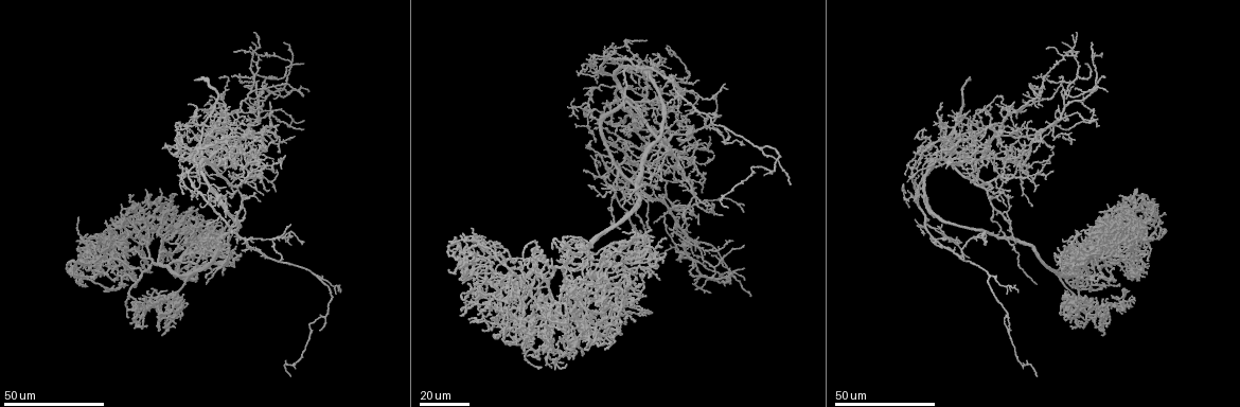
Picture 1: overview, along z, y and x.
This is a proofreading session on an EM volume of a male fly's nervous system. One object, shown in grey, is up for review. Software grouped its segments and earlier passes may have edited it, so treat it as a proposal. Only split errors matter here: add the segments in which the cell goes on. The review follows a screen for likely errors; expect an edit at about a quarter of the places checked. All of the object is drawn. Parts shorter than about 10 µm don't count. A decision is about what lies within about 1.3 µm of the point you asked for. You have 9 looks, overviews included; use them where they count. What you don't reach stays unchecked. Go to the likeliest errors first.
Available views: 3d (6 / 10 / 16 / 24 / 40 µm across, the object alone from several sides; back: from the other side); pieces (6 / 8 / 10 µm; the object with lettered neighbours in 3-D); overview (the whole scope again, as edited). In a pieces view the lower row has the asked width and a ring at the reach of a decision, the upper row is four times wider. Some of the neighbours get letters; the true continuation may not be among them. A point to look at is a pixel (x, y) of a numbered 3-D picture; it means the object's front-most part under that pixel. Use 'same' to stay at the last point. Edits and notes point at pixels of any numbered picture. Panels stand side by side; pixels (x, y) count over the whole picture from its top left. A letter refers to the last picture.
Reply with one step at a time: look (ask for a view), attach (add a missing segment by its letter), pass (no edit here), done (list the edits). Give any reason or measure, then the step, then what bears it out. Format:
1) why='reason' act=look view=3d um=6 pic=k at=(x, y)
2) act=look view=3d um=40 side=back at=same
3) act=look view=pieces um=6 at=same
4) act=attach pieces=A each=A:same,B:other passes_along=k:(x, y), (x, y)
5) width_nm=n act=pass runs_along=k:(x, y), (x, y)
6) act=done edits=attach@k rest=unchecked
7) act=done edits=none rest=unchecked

why='long arm stops here' act=look view=3d um=24 pic=1 at=(196, 81)

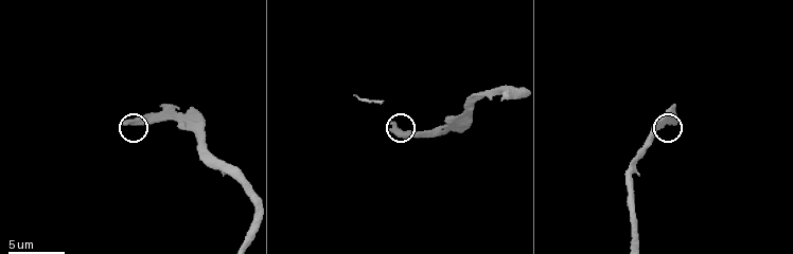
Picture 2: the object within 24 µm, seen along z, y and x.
why='zoom in' act=look view=3d um=6 pic=2 at=(124, 124)

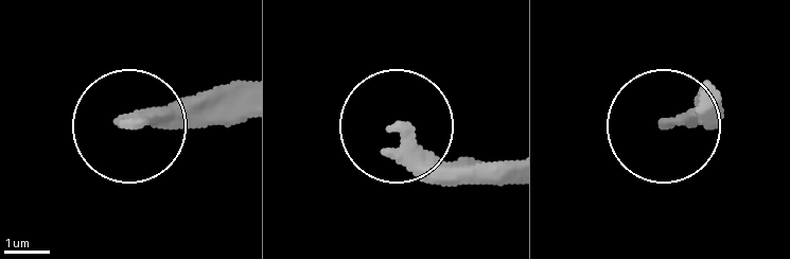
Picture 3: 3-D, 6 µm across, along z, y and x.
act=look view=pieces um=10 pic=3 at=(392, 126)

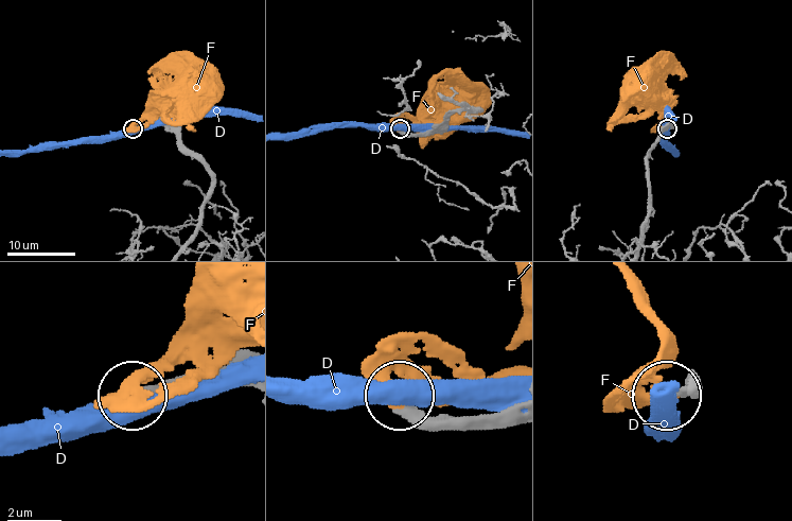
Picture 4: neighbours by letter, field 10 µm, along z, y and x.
width_nm=240 act=attach pieces=F each=D:other,F:same found='it goes on there'

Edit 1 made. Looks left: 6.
act=look view=overview

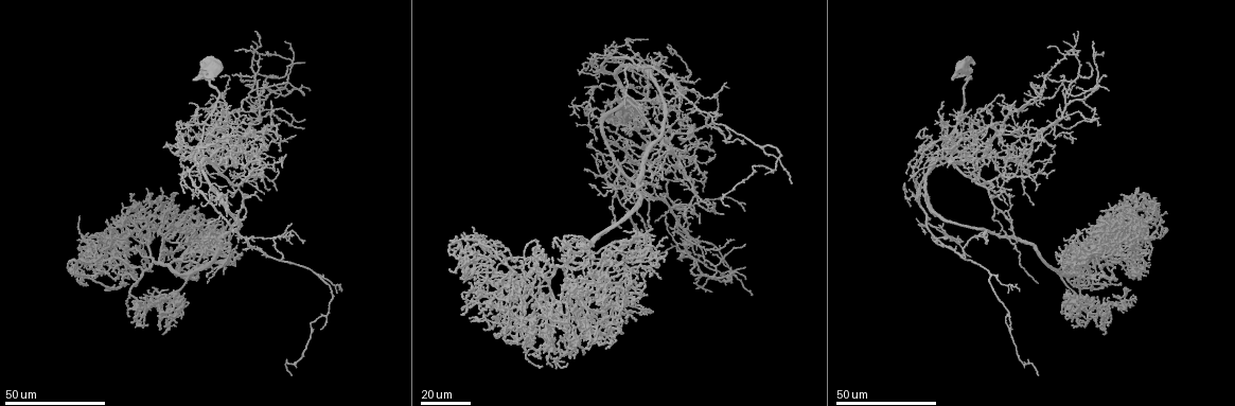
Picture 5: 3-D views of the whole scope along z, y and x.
why='an open end' act=look view=3d um=24 pic=5 at=(99, 232)

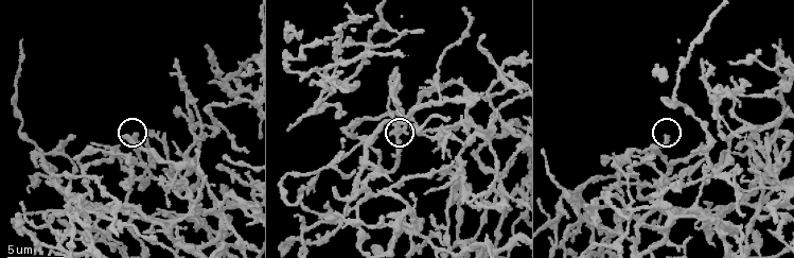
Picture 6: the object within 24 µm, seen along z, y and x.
why='what lies round it' act=look view=pieces um=8 pic=6 at=(390, 134)

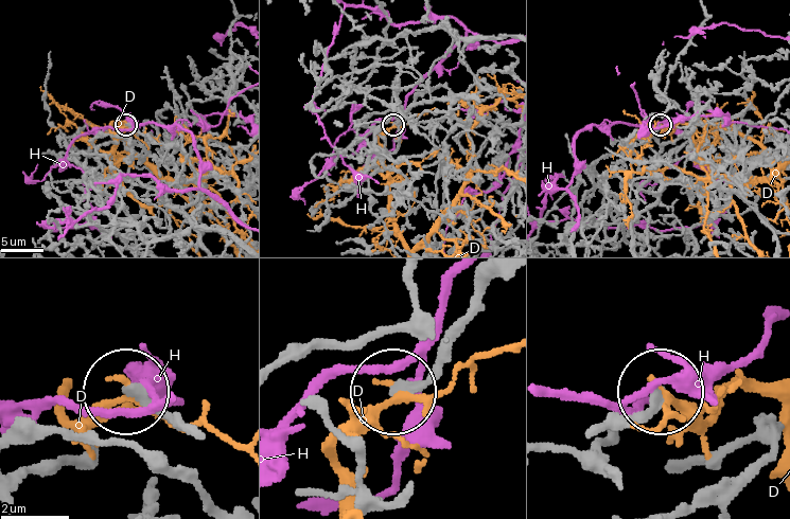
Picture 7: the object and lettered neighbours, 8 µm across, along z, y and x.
width_nm=300 act=pass each=D:other,H:other runs_along=7:(206, 207), (210, 198), (189, 157), (127, 126) found='none of them fits'

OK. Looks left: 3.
why='branch stops here' act=look view=pieces um=6 pic=6 at=(177, 62)

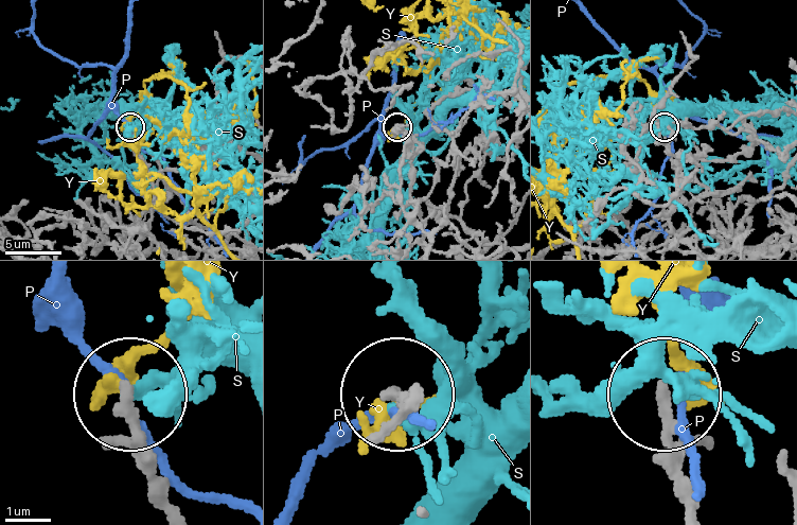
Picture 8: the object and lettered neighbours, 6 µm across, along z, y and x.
act=pass each=P:other,S:other,Y:other runs_along=8:(177, 504), (135, 394) found='none of them fits'

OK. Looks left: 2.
why='branch stops here' act=look view=3d um=24 pic=5 at=(133, 214)

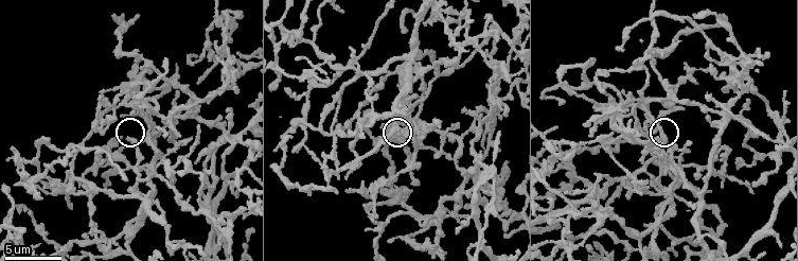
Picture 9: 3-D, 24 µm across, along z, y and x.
act=look view=pieces um=8 pic=9 at=(130, 140)

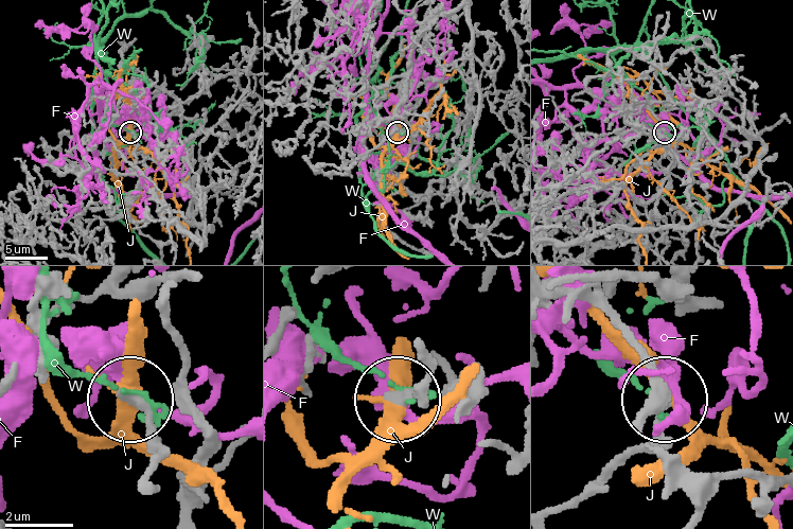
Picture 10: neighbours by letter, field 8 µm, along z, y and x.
width_nm=300 act=pass each=F:other,J:other,W:other runs_along=10:(153, 483), (159, 441), (130, 401) found='no lettered segment goes on from it'

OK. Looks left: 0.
act=done edits=attach@4 rest=unchecked

